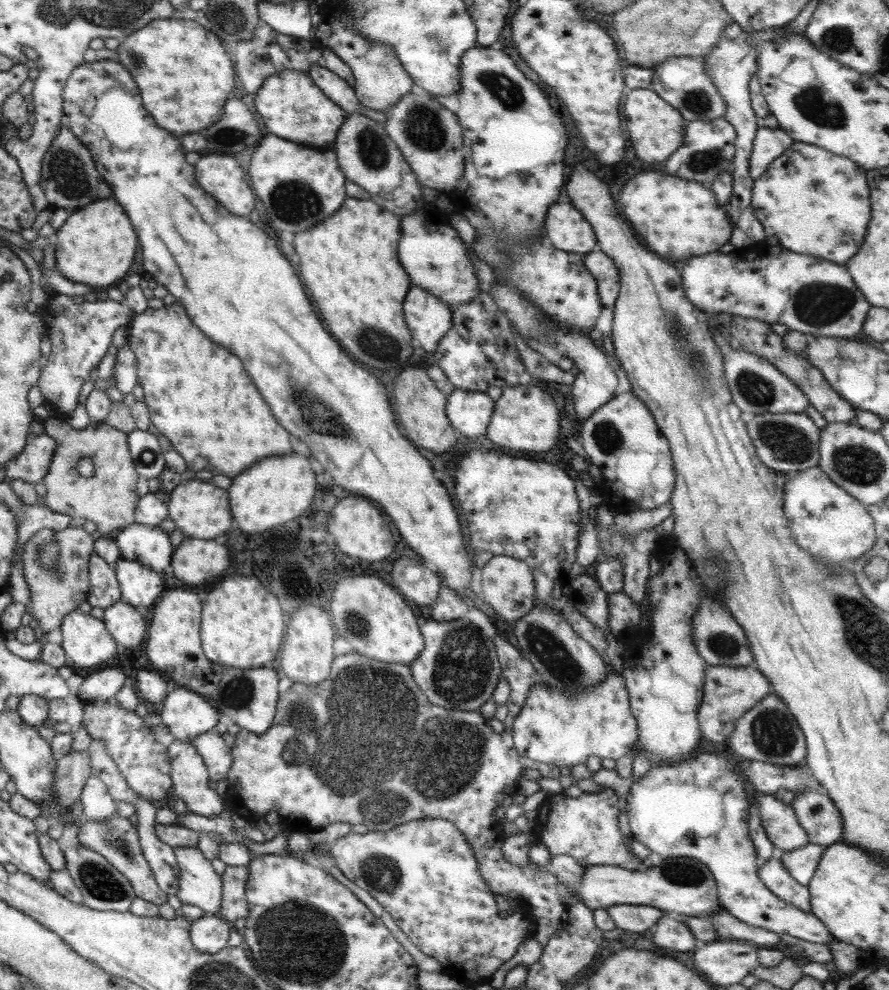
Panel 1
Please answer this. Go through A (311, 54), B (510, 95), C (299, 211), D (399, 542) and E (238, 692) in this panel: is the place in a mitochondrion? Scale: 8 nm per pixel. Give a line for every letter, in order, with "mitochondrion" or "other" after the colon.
A: other
B: mitochondrion
C: mitochondrion
D: other
E: mitochondrion

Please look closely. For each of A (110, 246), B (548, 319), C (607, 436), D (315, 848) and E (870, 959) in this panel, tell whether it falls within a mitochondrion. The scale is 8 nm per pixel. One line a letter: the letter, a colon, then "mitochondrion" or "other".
A: other
B: other
C: mitochondrion
D: other
E: other

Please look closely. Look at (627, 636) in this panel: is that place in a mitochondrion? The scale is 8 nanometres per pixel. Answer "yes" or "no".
no

